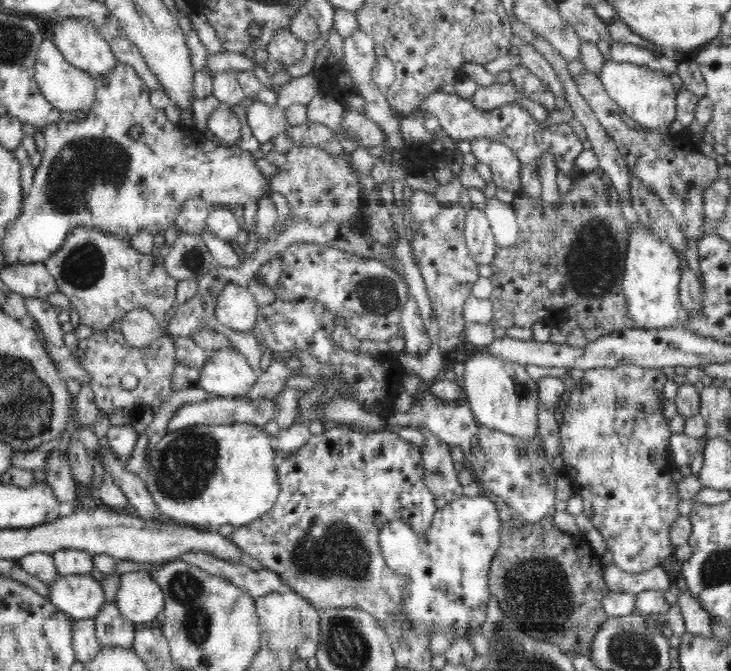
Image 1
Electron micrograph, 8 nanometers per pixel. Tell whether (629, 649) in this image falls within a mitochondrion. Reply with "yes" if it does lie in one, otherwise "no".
yes

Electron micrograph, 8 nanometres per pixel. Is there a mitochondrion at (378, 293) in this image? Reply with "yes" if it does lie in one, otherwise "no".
yes

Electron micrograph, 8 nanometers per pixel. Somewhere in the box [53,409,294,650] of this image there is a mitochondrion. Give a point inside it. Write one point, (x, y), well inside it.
(183, 470)

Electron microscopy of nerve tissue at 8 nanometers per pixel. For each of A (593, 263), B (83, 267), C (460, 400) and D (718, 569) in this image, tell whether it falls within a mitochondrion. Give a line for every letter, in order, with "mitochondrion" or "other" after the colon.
A: mitochondrion
B: mitochondrion
C: other
D: mitochondrion

